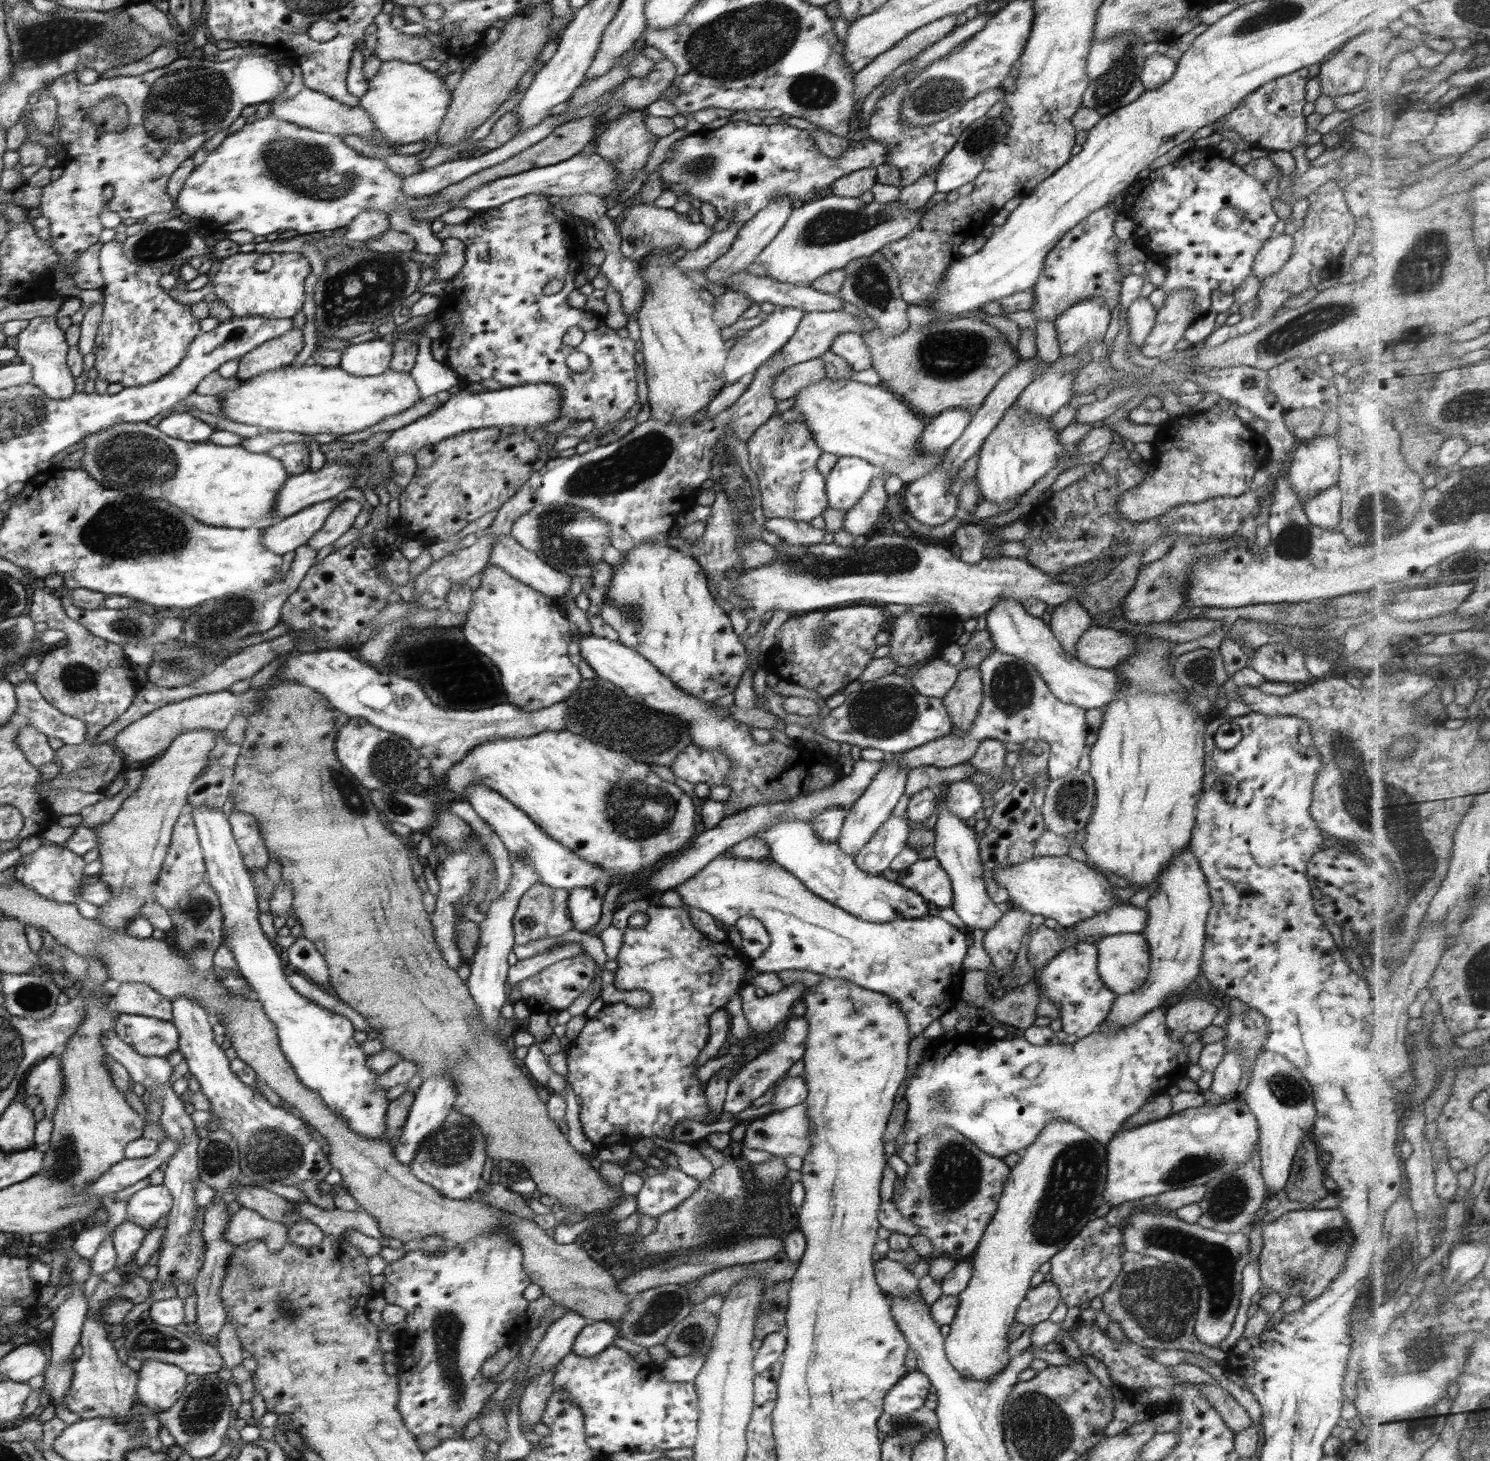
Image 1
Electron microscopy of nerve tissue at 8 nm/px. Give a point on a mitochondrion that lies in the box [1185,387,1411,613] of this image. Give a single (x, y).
(1379, 511)

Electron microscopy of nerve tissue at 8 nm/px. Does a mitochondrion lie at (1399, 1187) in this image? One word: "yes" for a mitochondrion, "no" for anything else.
no

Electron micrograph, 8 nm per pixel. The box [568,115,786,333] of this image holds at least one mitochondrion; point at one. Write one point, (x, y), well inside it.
(699, 168)

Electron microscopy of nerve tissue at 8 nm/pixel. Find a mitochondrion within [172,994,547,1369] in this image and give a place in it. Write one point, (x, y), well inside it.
(272, 1152)

